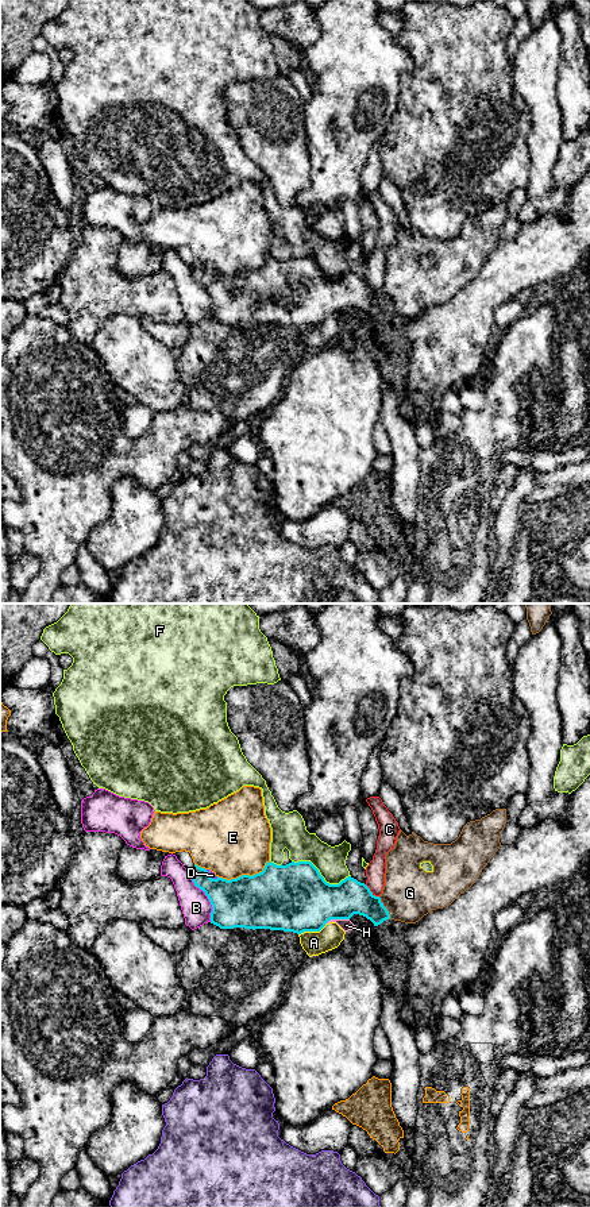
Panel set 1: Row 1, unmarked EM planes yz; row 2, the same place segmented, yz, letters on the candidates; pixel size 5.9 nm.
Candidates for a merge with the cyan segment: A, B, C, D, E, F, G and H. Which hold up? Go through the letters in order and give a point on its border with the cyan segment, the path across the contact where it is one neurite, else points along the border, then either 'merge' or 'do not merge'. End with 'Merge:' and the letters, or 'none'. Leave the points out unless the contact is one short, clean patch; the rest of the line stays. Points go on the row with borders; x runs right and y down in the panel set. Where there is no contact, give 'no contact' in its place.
A: yz (312, 930) | do not merge
B: yz (205, 894) | along yz (189, 870), (192, 882), (204, 893), (211, 905), (211, 921) | do not merge
C: yz (370, 891) | along yz (365, 884), (378, 897) | do not merge
D: yz (209, 876) | do not merge
E: yz (245, 875) | do not merge
F: yz (320, 875) | do not merge
G: yz (385, 907) | along yz (378, 897), (390, 918) | do not merge
H: yz (336, 918) | along yz (349, 918), (331, 918), (324, 924) | do not merge
Merge: none

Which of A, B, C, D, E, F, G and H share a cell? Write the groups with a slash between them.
A H / B / C / D / E / F / G

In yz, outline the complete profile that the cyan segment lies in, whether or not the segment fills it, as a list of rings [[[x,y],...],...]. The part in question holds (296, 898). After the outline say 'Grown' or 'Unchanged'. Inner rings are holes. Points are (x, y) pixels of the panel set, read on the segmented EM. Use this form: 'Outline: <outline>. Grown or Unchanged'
Outline: [[[311,861],[277,865],[266,863],[262,872],[242,875],[236,879],[212,879],[205,868],[194,864],[190,869],[196,887],[203,890],[212,905],[211,923],[220,929],[270,929],[301,934],[320,932],[331,919],[350,919],[359,914],[370,919],[374,926],[390,919],[387,909],[370,888],[348,876],[339,884],[329,884]]]. Unchanged

